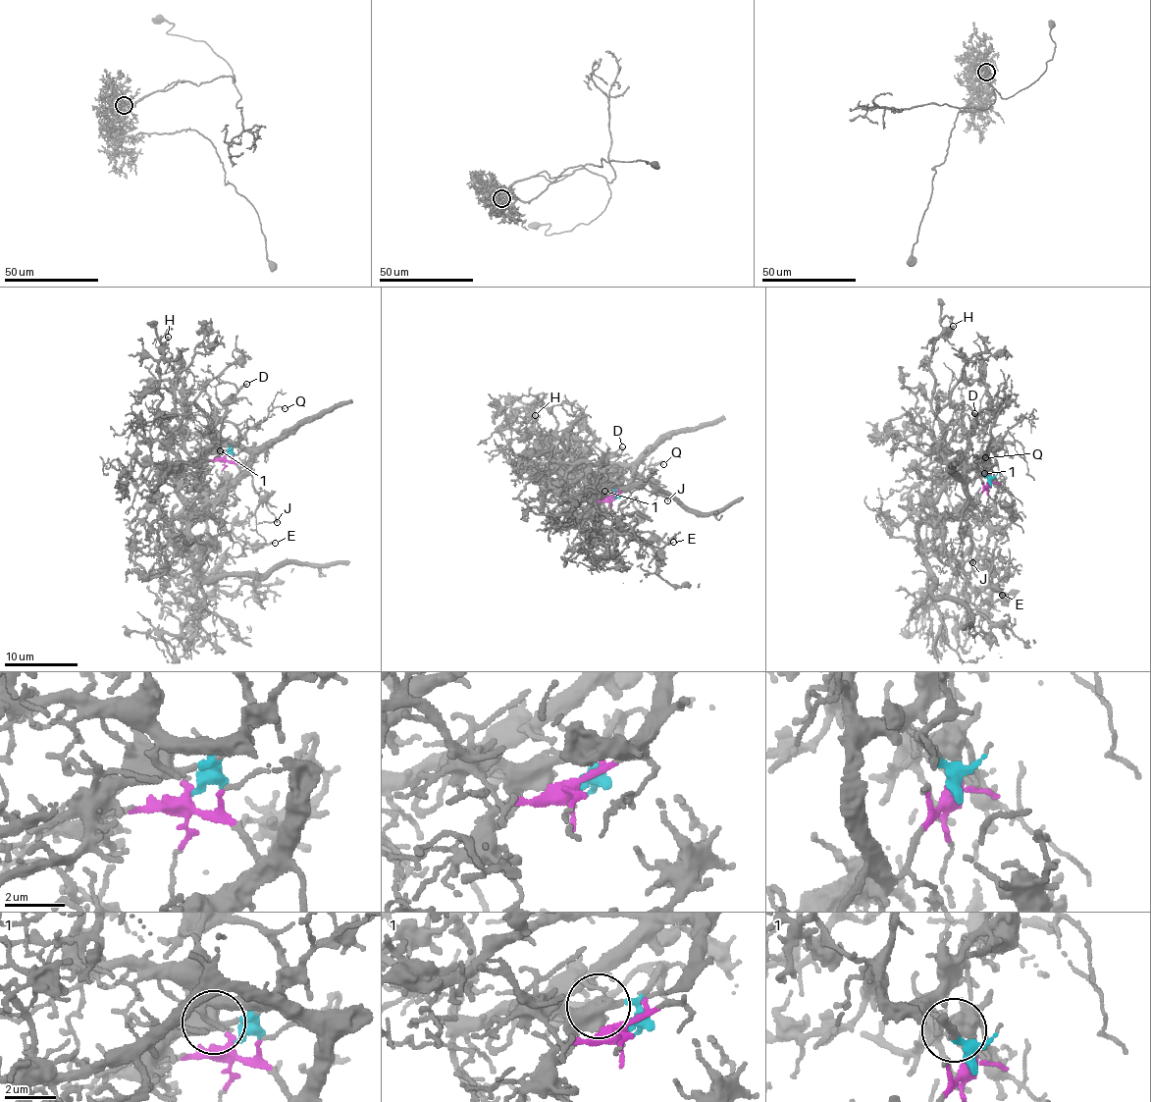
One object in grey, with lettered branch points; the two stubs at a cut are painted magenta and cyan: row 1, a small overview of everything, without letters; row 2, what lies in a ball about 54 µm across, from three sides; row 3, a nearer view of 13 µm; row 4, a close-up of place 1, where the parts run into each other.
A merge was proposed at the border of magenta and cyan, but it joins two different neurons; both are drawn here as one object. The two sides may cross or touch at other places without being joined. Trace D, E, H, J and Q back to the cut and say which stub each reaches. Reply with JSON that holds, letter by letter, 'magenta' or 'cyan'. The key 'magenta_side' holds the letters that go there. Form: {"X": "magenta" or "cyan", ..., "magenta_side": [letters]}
{"D": "magenta", "E": "cyan", "H": "cyan", "J": "magenta", "Q": "magenta", "magenta_side": ["D", "J", "Q"]}

